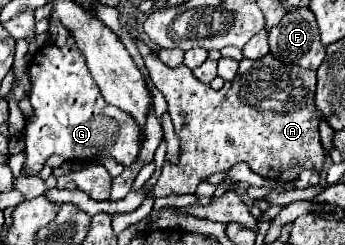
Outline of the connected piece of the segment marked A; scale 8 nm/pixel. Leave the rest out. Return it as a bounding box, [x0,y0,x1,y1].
[44,16,324,216]

